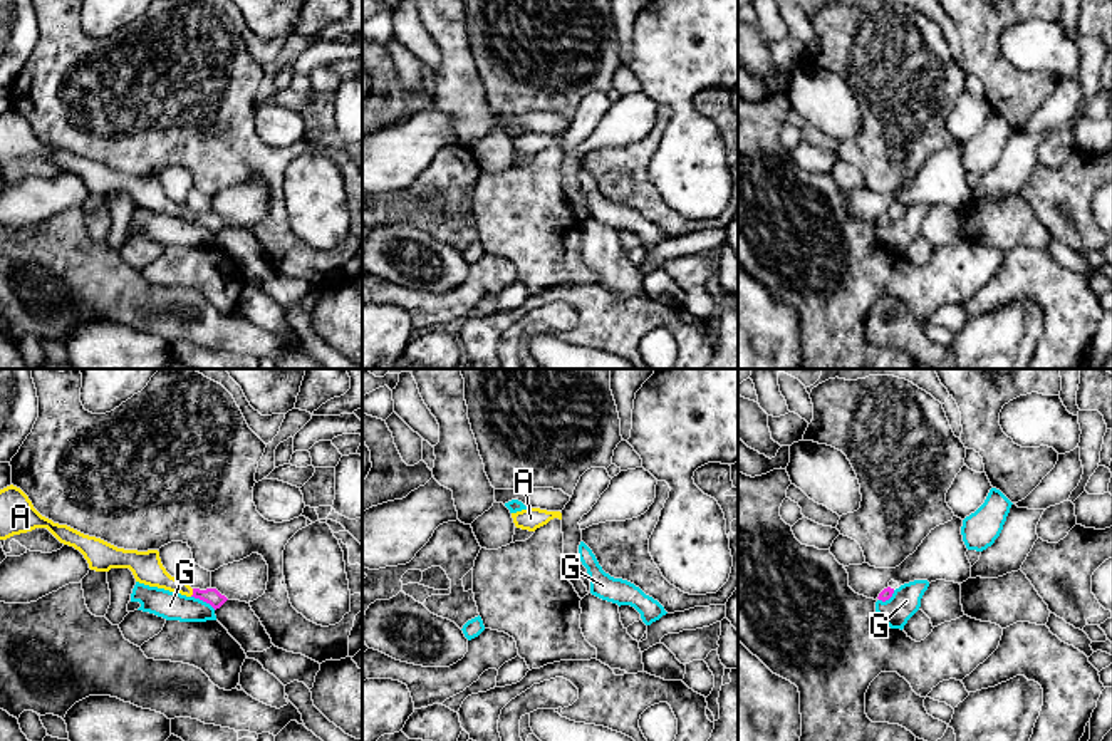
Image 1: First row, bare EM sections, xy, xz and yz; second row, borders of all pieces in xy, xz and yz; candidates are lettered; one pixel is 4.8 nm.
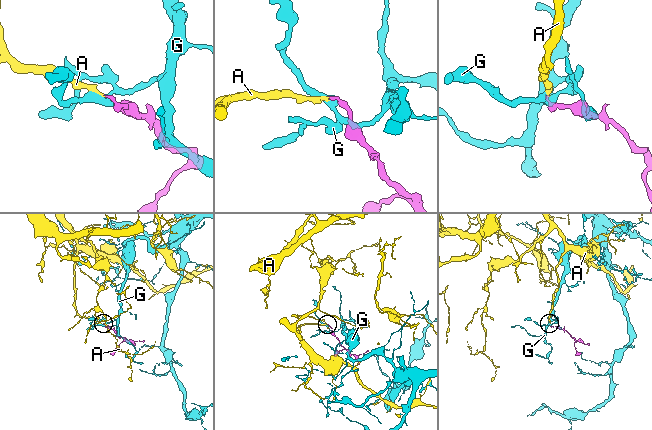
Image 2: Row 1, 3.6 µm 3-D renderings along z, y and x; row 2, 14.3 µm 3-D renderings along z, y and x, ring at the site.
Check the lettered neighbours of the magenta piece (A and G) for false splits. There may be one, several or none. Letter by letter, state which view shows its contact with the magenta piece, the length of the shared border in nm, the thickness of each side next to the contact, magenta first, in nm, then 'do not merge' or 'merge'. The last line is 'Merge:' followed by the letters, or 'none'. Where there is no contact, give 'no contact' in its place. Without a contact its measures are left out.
A: contact in xy; length 40 nm; calibres 80 and 140 nm; merge
G: contact in xy; length 140 nm; calibres 80 and 140 nm; do not merge
Merge: A

